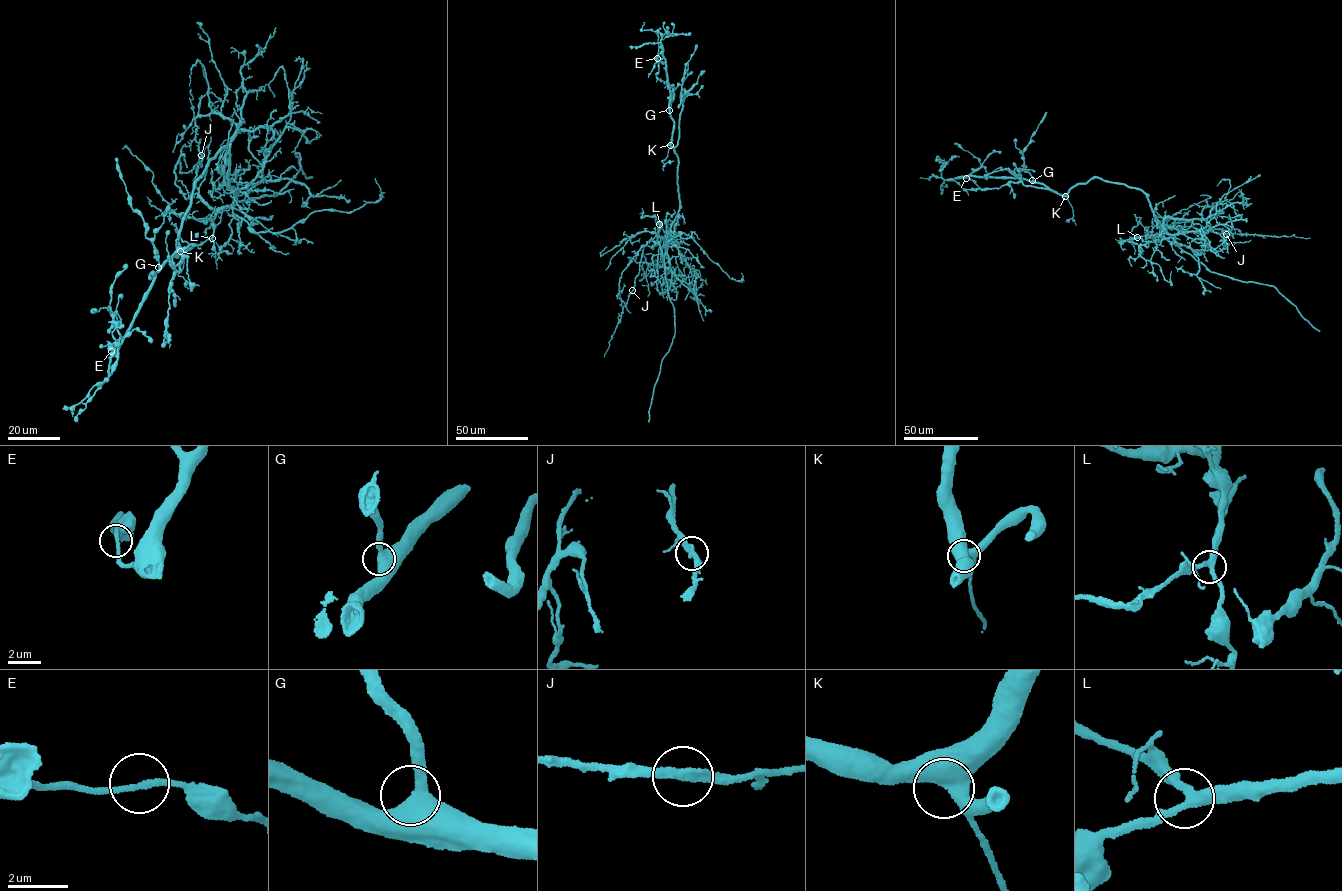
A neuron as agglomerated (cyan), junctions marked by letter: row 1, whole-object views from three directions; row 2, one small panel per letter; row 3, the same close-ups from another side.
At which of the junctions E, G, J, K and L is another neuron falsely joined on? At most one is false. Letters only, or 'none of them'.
J

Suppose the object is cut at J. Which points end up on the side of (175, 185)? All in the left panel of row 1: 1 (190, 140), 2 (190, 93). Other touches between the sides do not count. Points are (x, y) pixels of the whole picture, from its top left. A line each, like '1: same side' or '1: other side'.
1: other side
2: other side

